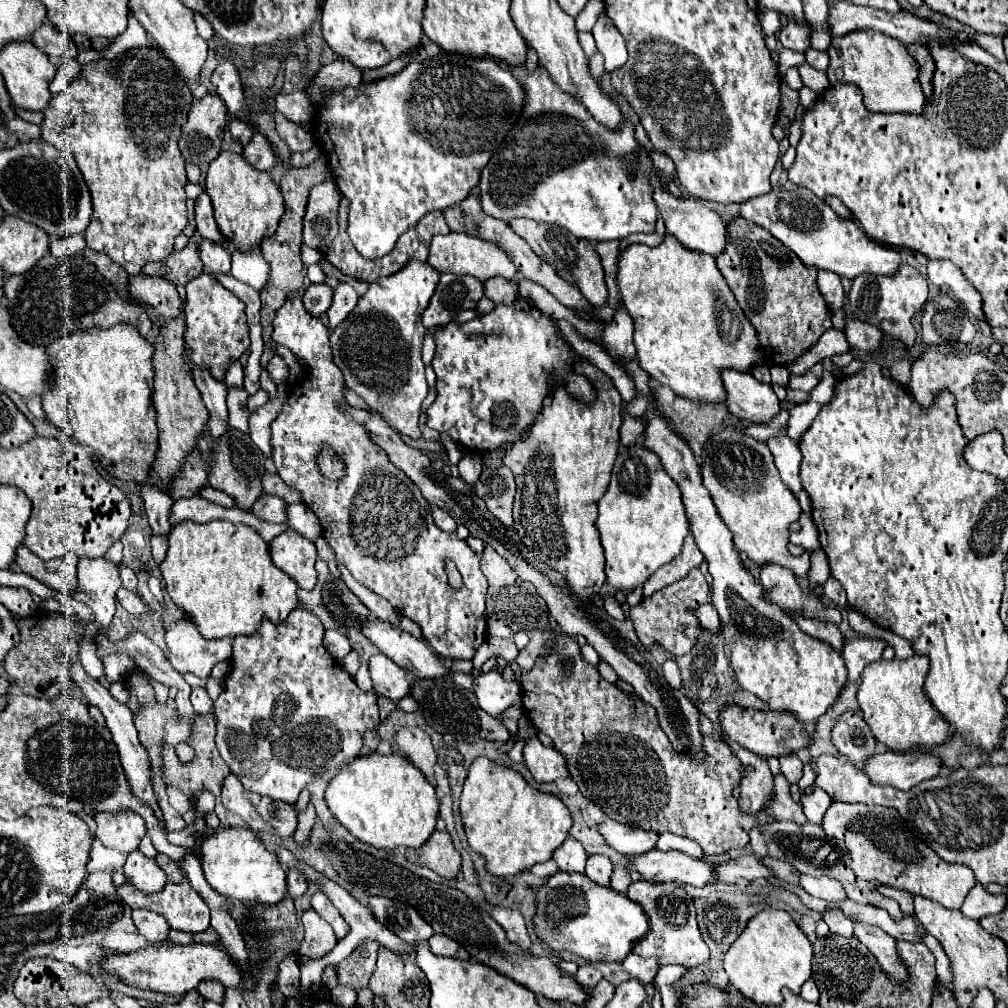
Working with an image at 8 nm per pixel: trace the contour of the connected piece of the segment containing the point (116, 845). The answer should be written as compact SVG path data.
M96 813L96 837L104 847L120 853L138 849L140 839L146 835L146 823L138 813Z

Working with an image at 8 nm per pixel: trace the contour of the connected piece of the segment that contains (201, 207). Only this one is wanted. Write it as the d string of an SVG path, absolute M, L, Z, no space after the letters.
M202 193L196 199L196 231L200 237L214 241L214 243L224 243L226 237L220 233L216 221L214 221L214 213L212 213L212 203L210 197L206 193Z

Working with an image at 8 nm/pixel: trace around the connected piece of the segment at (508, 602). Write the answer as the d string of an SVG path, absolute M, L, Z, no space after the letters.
M486 545L482 553L482 573L486 575L490 587L488 587L488 599L486 599L486 615L496 617L504 621L512 633L518 631L536 631L536 629L546 629L550 613L548 607L544 605L544 599L536 593L536 587L528 581L522 581L514 569L508 565L504 557L500 557L490 545Z

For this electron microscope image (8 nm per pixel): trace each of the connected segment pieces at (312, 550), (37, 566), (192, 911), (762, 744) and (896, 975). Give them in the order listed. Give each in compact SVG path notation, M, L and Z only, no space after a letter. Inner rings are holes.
M292 529L280 533L270 543L270 555L278 569L288 573L300 589L312 591L316 585L316 545Z
M20 545L16 551L16 565L24 573L68 595L74 595L78 589L76 563L78 563L78 557L74 553L64 553L62 557L56 557L54 561L42 561L40 557L32 555L32 551L26 549L24 545Z
M186 877L180 883L170 883L168 881L166 887L160 893L154 893L152 897L140 893L140 889L132 889L132 885L118 887L118 895L120 895L120 900L132 907L132 909L148 909L148 911L160 913L162 917L166 917L166 921L170 923L170 927L176 929L176 931L202 933L210 925L210 909L204 903L204 899L192 889L192 885L190 885L190 881Z
M728 705L722 715L722 733L728 735L734 743L746 747L748 751L760 757L780 757L784 753L796 753L810 743L810 727L802 721L796 721L792 713L776 713L776 711L758 711L744 709L738 705Z
M854 923L854 935L872 951L882 969L890 975L892 981L904 983L908 969L896 955L896 941L876 925Z

